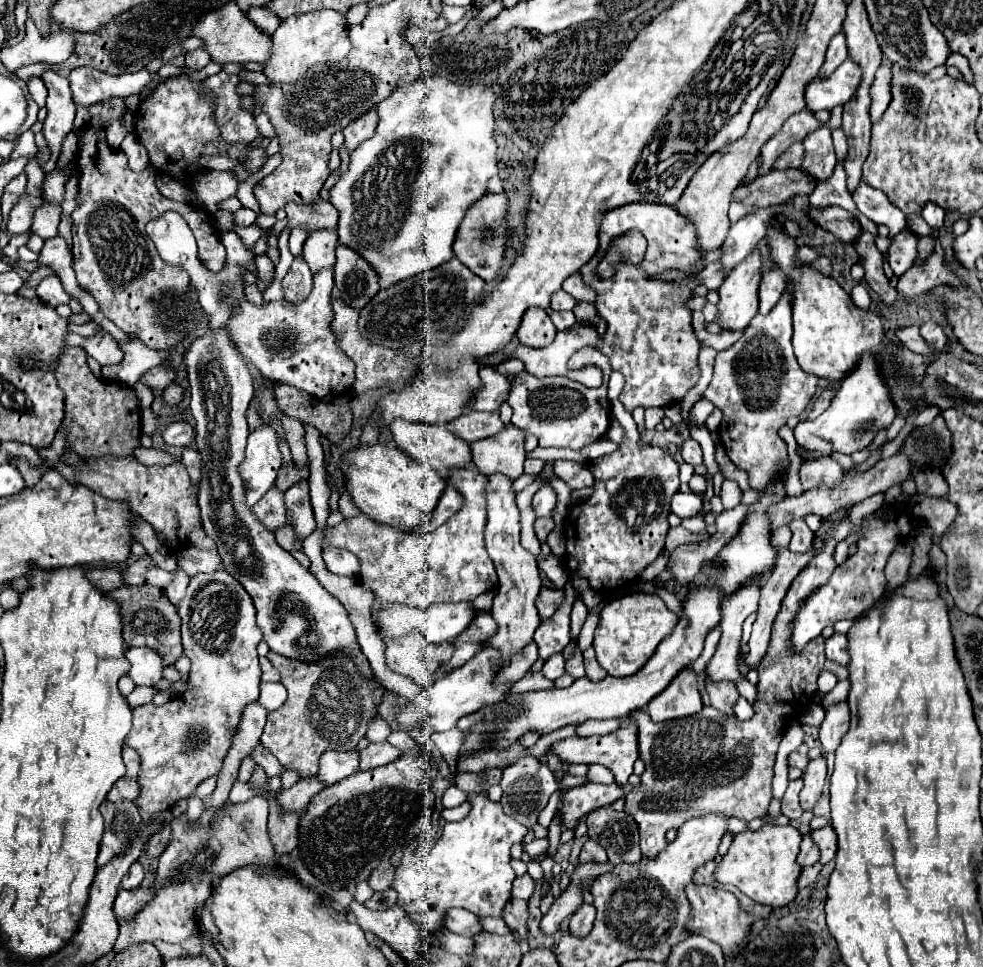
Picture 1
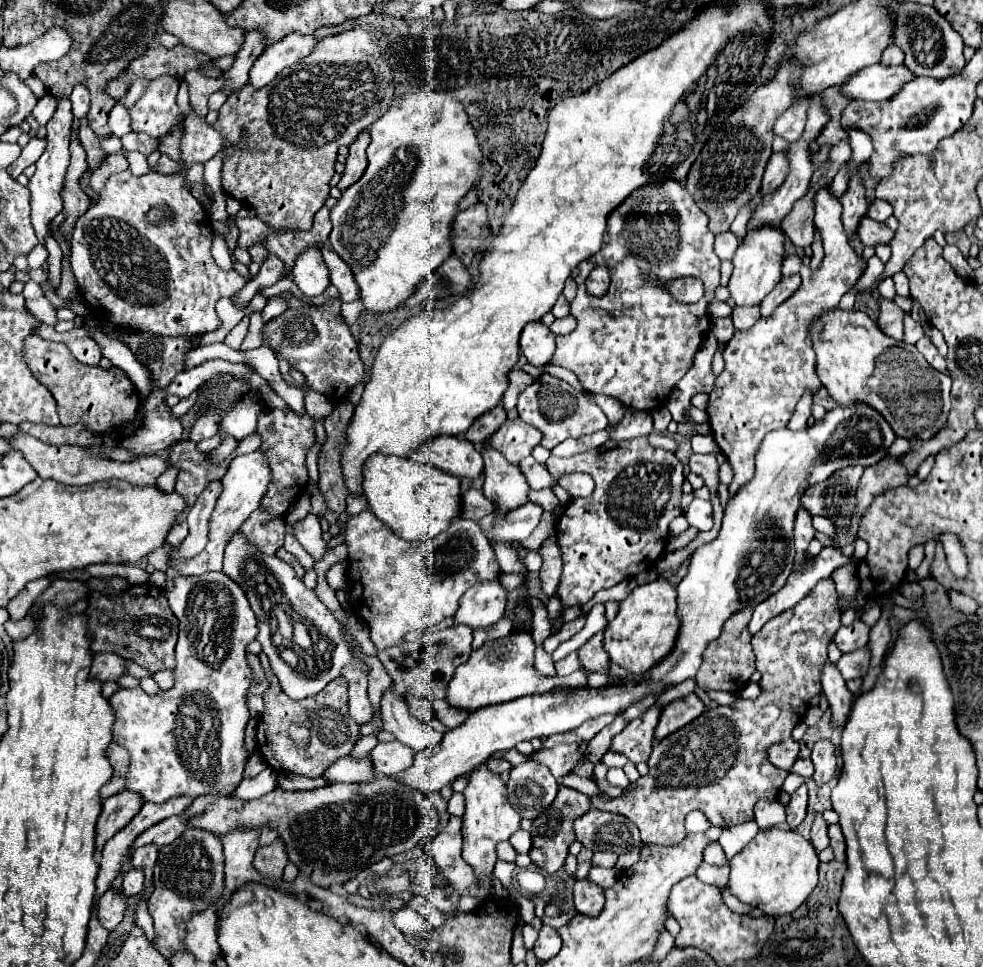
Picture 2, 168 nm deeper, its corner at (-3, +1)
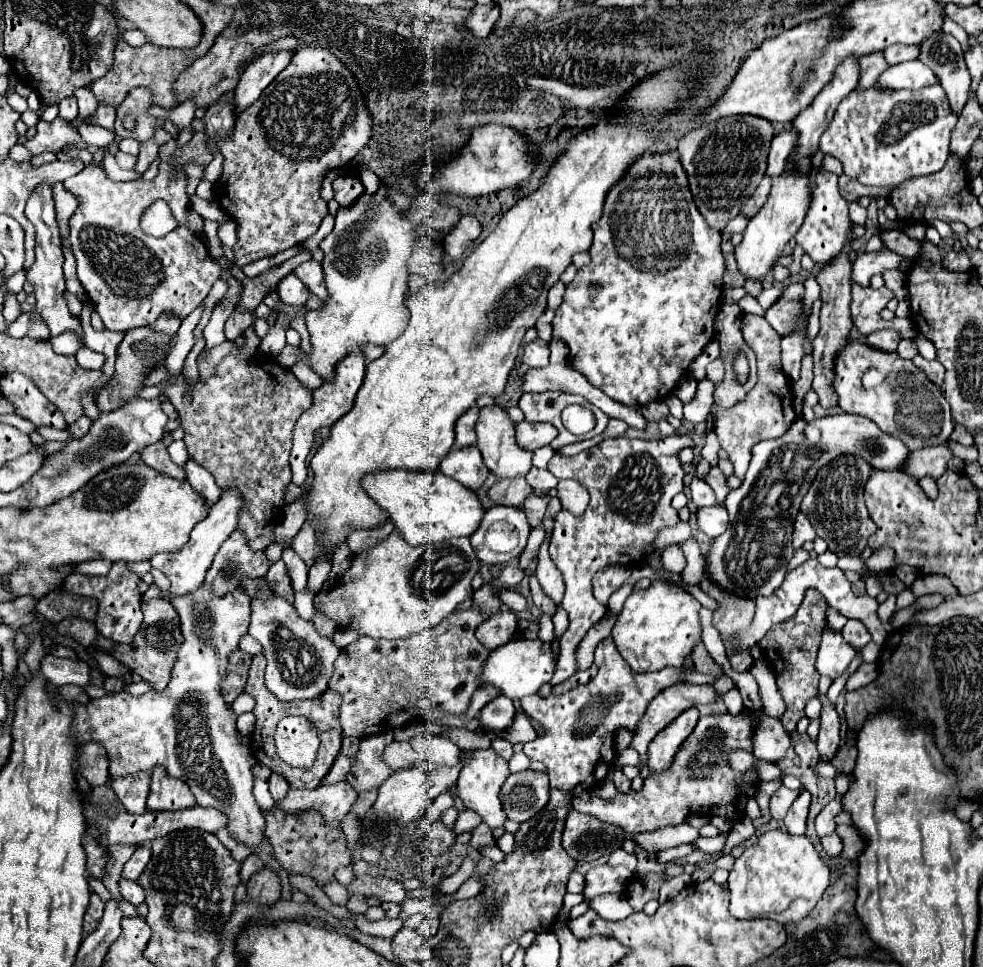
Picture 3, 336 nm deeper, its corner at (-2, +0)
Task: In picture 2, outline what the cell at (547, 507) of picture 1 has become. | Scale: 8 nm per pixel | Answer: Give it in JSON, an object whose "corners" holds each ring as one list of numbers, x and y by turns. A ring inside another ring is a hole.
{"corners":[[524,503,518,509,512,509,504,515,486,515,482,517,480,529,486,539,494,543,522,543,538,525,542,507,534,503]]}

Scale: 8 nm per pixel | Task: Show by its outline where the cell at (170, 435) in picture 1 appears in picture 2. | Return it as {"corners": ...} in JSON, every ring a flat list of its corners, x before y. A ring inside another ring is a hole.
{"corners":[[162,403,158,409,144,415,142,425,128,433,120,447,130,451,134,457,154,455,156,451,170,449,174,443,178,443,182,439,182,431,180,421,172,415,170,407]]}

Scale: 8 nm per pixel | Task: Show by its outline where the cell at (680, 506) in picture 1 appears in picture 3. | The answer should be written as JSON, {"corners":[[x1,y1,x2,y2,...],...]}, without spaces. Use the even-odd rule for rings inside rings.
{"corners":[[705,506,697,508,697,528,711,538,721,536,727,530,729,518,723,506]]}

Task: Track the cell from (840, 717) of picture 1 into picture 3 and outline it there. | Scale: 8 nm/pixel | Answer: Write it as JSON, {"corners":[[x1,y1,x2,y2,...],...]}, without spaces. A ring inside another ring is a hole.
{"corners":[[829,628,823,632,823,640,819,646,819,656,815,668,819,674,837,680,849,668,851,660,855,658,855,650,841,638,839,632,831,632]]}

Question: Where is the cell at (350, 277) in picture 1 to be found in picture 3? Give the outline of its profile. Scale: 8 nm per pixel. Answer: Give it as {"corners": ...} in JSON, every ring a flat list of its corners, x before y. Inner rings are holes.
{"corners":[[309,260,301,266,295,268,295,274,307,284,307,288,317,294,321,300,327,300,329,298,329,290,325,288,325,276,321,272,321,262,317,260]]}

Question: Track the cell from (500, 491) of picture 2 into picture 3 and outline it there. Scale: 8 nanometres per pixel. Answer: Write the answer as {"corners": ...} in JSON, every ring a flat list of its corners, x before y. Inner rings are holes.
{"corners":[[487,406,481,410,481,416,479,416,479,422,477,422,477,446,483,454,483,462,485,466,489,468,489,472,503,480,503,478,509,478,509,480,515,480,517,476,525,476,529,470,531,470,531,458,533,454,531,452,525,452,517,446,515,442,515,436,513,436,513,422,507,418,505,410,501,406]]}

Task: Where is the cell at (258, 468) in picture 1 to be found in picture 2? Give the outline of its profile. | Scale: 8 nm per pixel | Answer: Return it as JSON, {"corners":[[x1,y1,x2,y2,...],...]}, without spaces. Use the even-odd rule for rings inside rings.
{"corners":[[254,451,254,453,248,453,248,455,240,455,236,457,230,467,228,467,228,473,224,475,222,479,222,485,224,485,224,491,222,495,218,497,218,503,210,515,210,521,208,521,208,545,202,553,190,557,190,559,182,559,178,561,174,557,176,549,182,545,182,541,186,539,188,535,188,527,186,527,186,521,178,523,168,539,166,539,166,545,168,545,168,565,174,567,178,571,178,575,202,575,206,571,222,571,222,555,224,555,224,549,230,541,230,537,238,531,238,527,250,517,252,511,258,509,260,505,260,499,262,495,266,493,266,487,270,483,270,469,266,469,266,459,260,451]]}

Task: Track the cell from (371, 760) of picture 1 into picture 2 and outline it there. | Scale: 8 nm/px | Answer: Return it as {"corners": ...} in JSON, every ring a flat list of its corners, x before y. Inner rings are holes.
{"corners":[[398,741,378,743,374,747,374,751,370,753,370,759,374,763,376,775,394,777,412,765,414,751,410,747,406,747,404,743,398,743]]}

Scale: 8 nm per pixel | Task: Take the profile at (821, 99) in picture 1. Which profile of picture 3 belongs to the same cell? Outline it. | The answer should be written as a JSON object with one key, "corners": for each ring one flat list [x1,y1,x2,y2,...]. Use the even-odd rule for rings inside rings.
{"corners":[[919,60,889,66,875,82,875,88,887,90,919,90,935,84,937,78,929,66]]}

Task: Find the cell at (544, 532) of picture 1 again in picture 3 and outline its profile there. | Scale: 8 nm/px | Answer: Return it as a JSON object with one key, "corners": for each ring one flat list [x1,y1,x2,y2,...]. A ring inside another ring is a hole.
{"corners":[[531,494,531,496,525,500,523,510,527,512,527,518,529,518,531,528,537,528,537,526,543,522,545,508,547,508,547,498,541,498,541,496]]}

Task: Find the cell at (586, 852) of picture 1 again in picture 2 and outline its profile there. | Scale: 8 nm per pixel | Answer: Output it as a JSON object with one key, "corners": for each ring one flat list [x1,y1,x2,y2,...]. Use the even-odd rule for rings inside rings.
{"corners":[[596,853,594,855,594,859,592,859,592,863,596,865,596,867,614,867,616,865,616,859,618,859,618,855,616,853]]}

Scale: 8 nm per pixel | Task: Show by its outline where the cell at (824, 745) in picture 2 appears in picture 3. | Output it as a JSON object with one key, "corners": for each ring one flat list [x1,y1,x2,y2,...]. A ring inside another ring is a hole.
{"corners":[[817,696,823,702,821,710,821,730,817,736,817,752,821,758,833,760,833,754,837,754,837,748,841,746,839,738,839,716,835,712,835,706,827,702,825,696]]}

